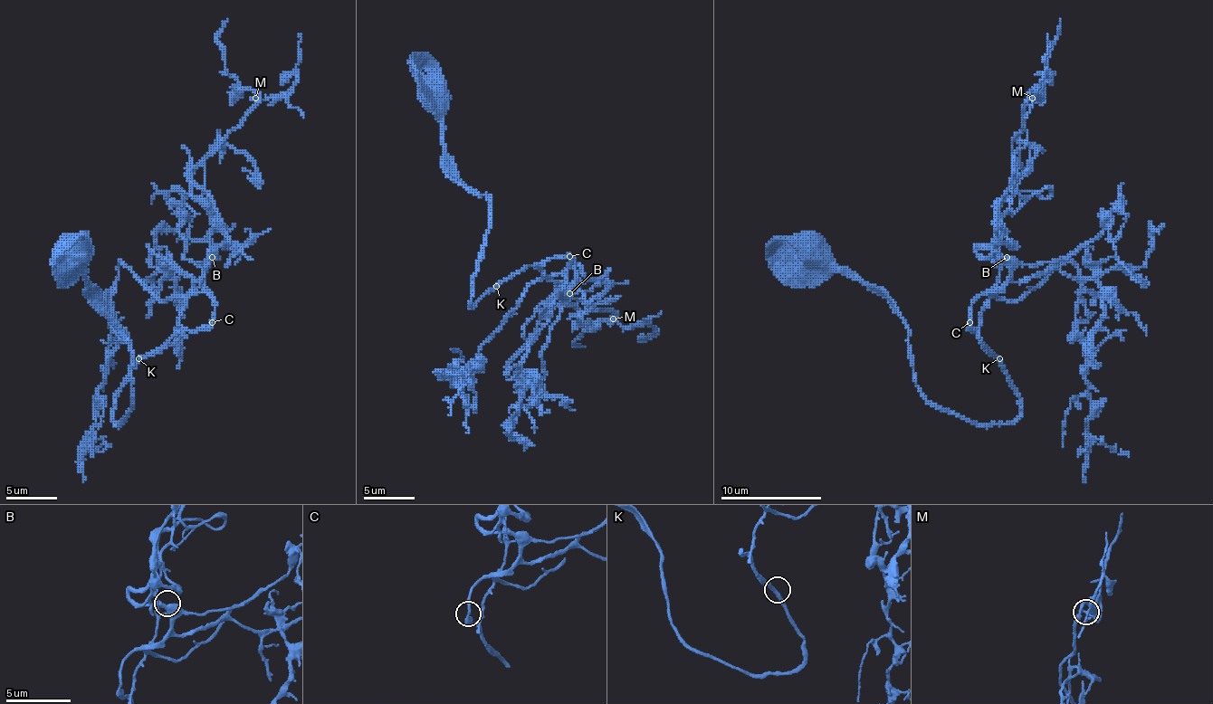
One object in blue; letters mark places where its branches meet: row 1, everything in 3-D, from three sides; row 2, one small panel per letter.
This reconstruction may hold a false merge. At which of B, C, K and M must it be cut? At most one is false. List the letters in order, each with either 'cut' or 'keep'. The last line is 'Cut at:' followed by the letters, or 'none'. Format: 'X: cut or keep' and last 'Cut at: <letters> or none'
B: keep
C: keep
K: keep
M: keep
Cut at: none

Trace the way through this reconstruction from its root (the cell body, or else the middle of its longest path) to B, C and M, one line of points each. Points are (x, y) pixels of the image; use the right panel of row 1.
B: (997, 361), (981, 343), (979, 325), (989, 292), (997, 285), (999, 270), (1007, 264), (1007, 257)
C: (997, 361), (987, 350), (979, 336), (971, 330), (969, 323)
M: (997, 361), (979, 325), (997, 285), (1002, 214), (1017, 176), (1012, 140), (1032, 98)

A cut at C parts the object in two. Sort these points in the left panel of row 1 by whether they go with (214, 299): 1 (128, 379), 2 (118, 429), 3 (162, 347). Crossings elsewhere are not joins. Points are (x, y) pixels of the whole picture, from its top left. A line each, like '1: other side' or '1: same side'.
1: other side
2: other side
3: other side

